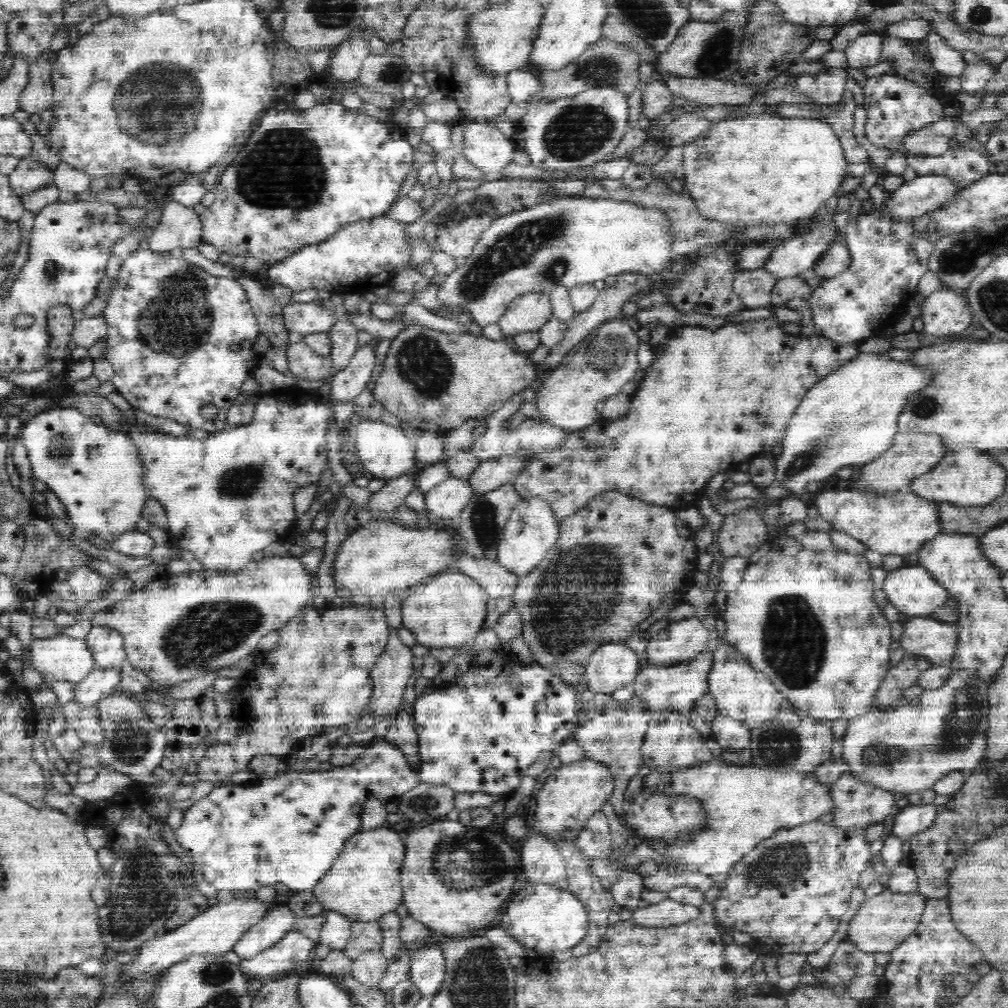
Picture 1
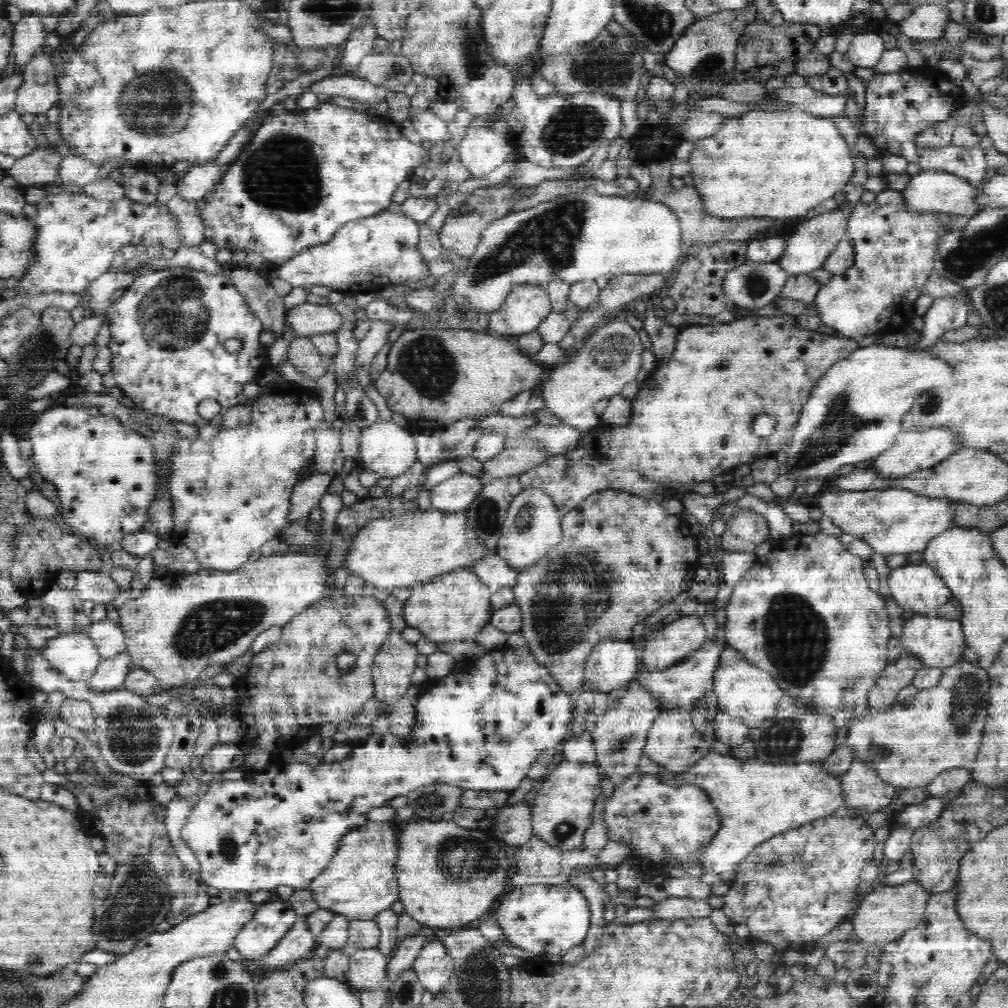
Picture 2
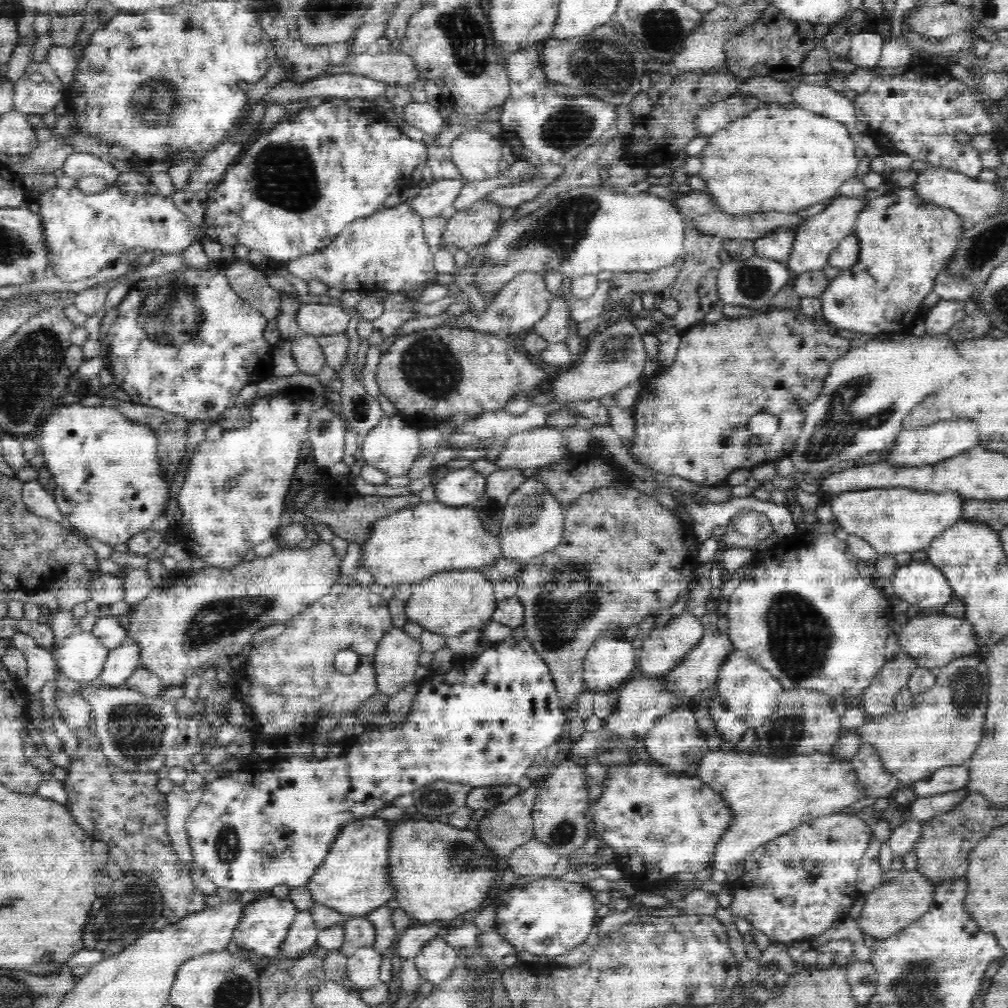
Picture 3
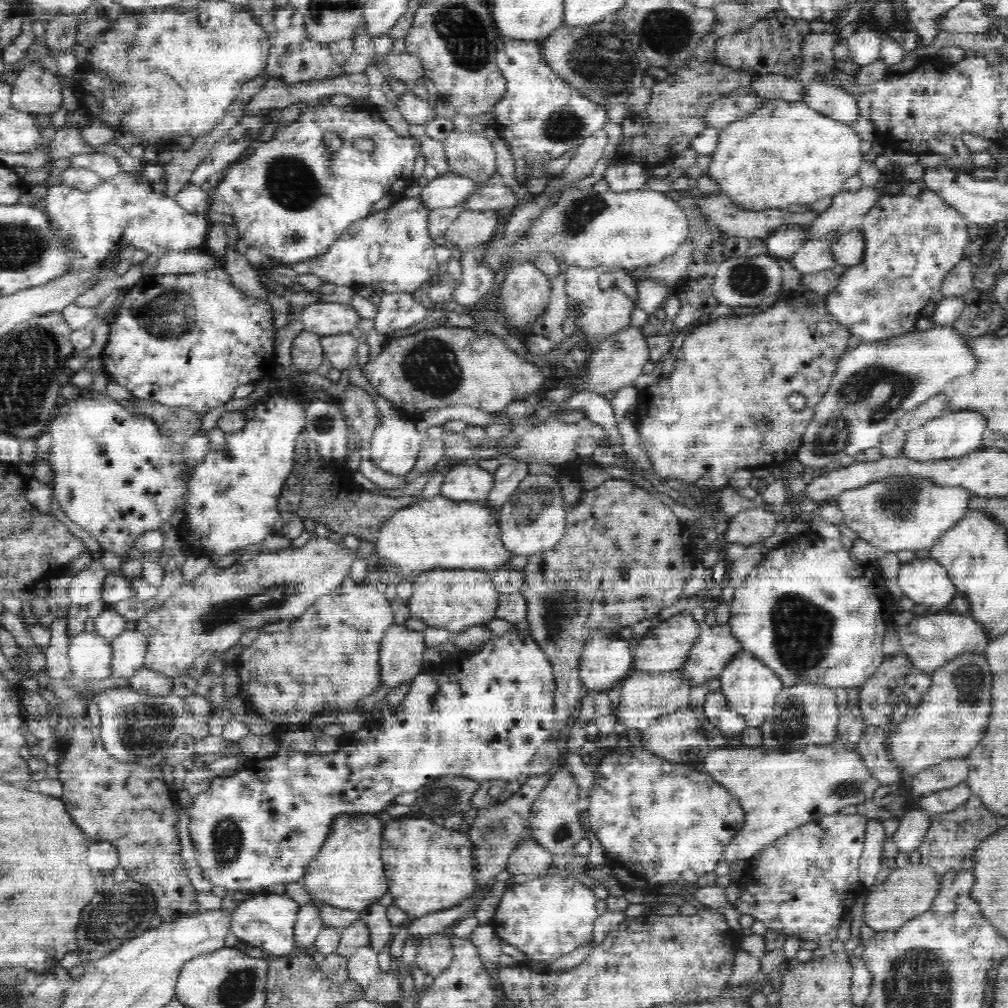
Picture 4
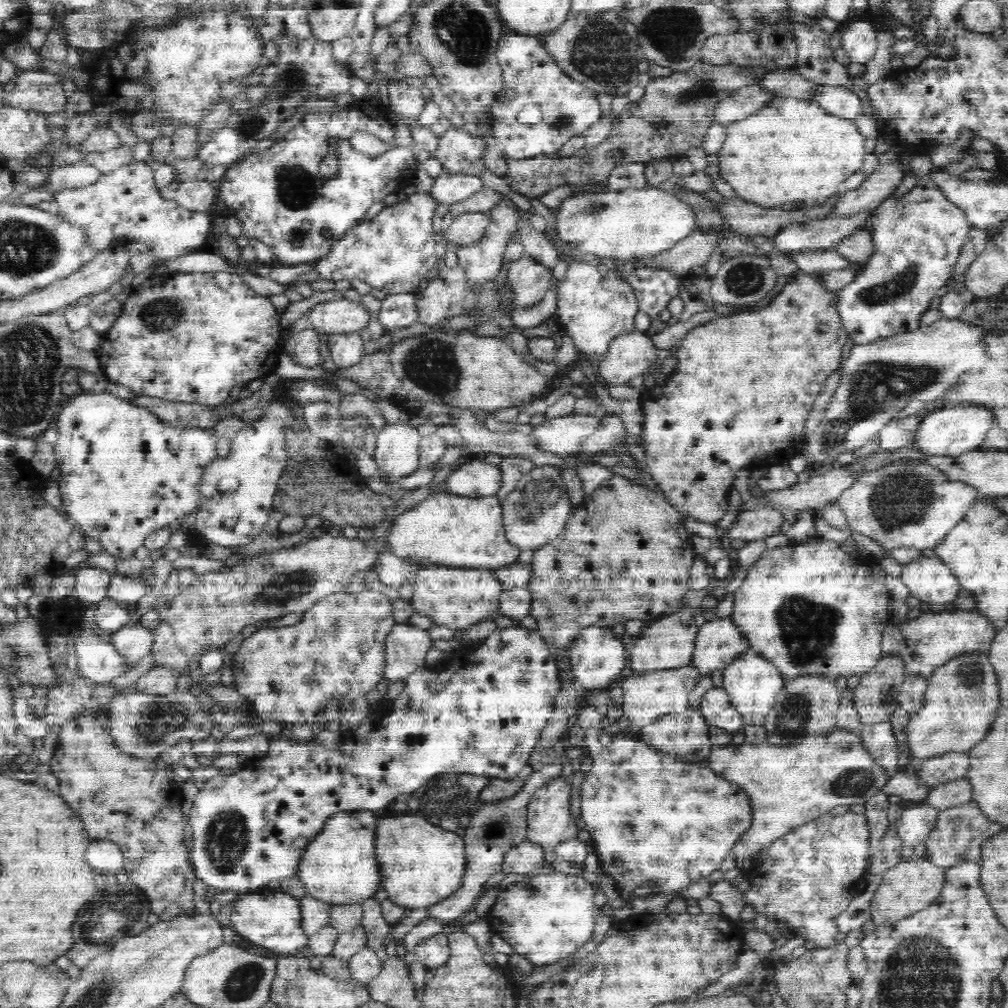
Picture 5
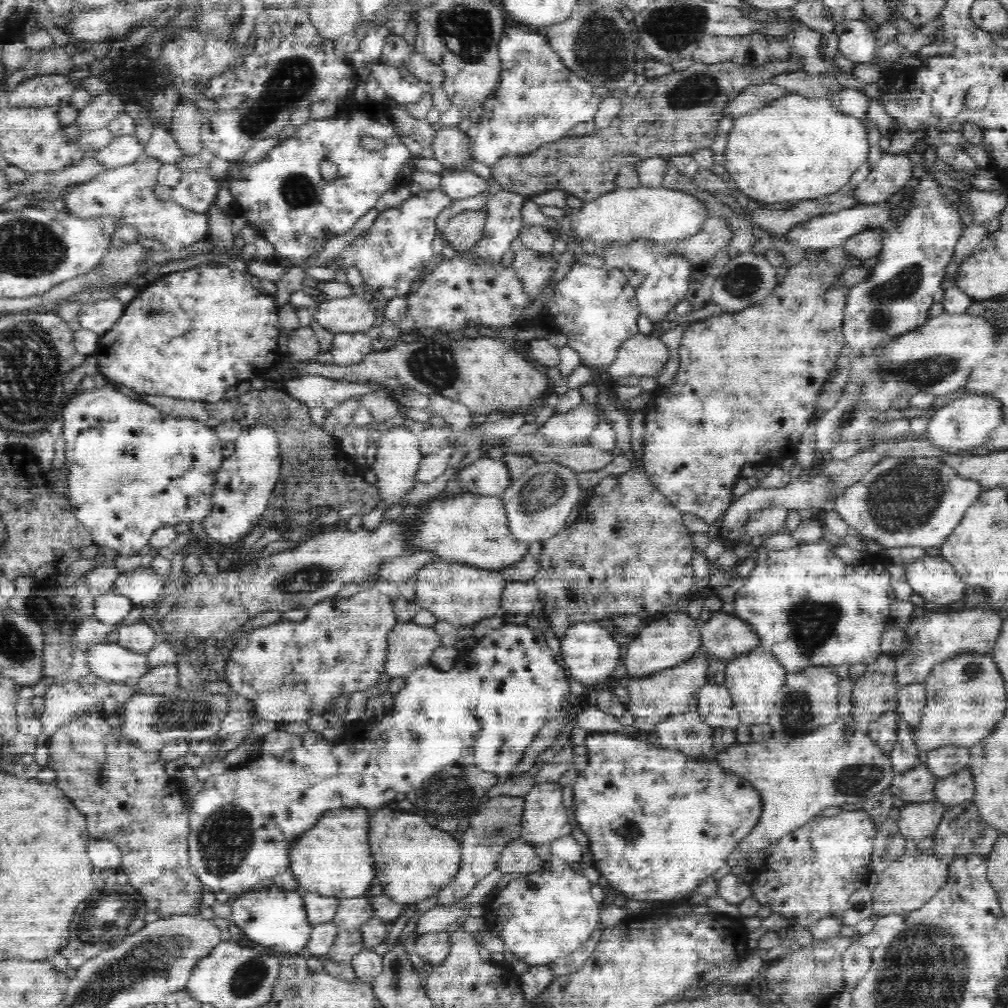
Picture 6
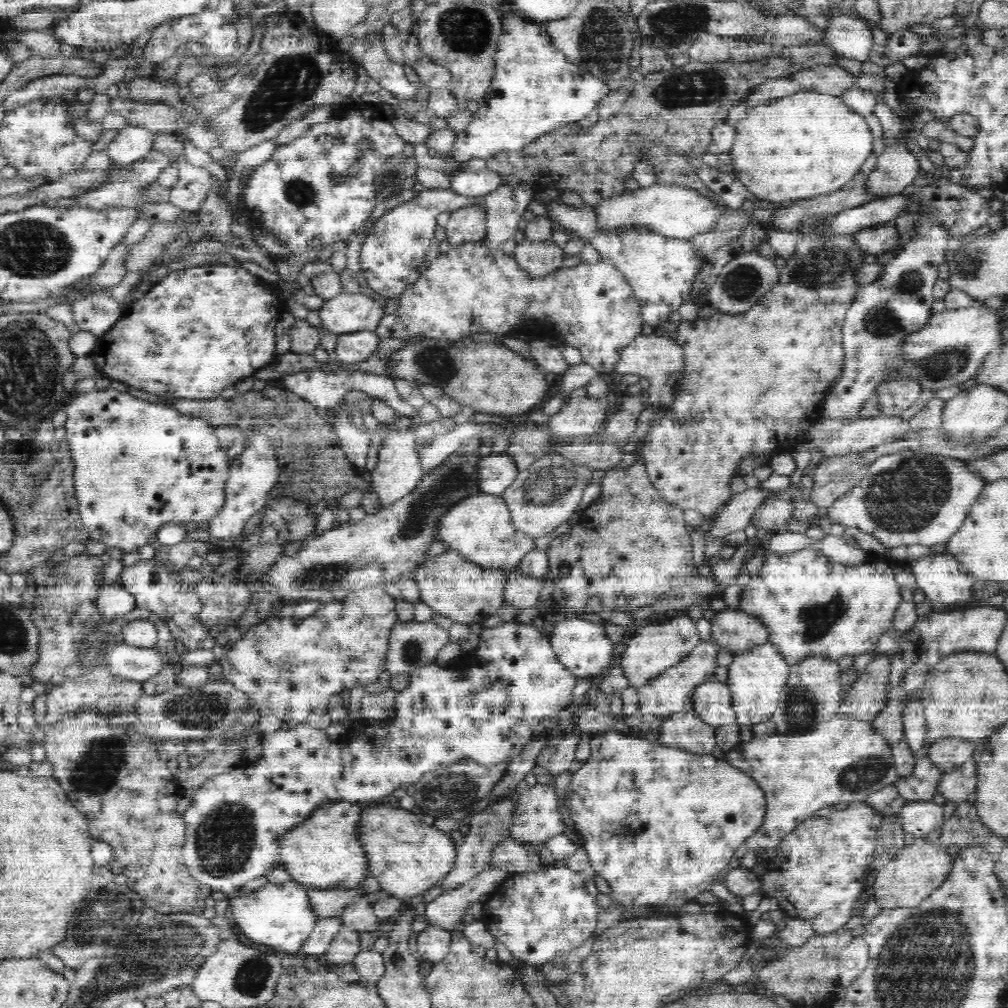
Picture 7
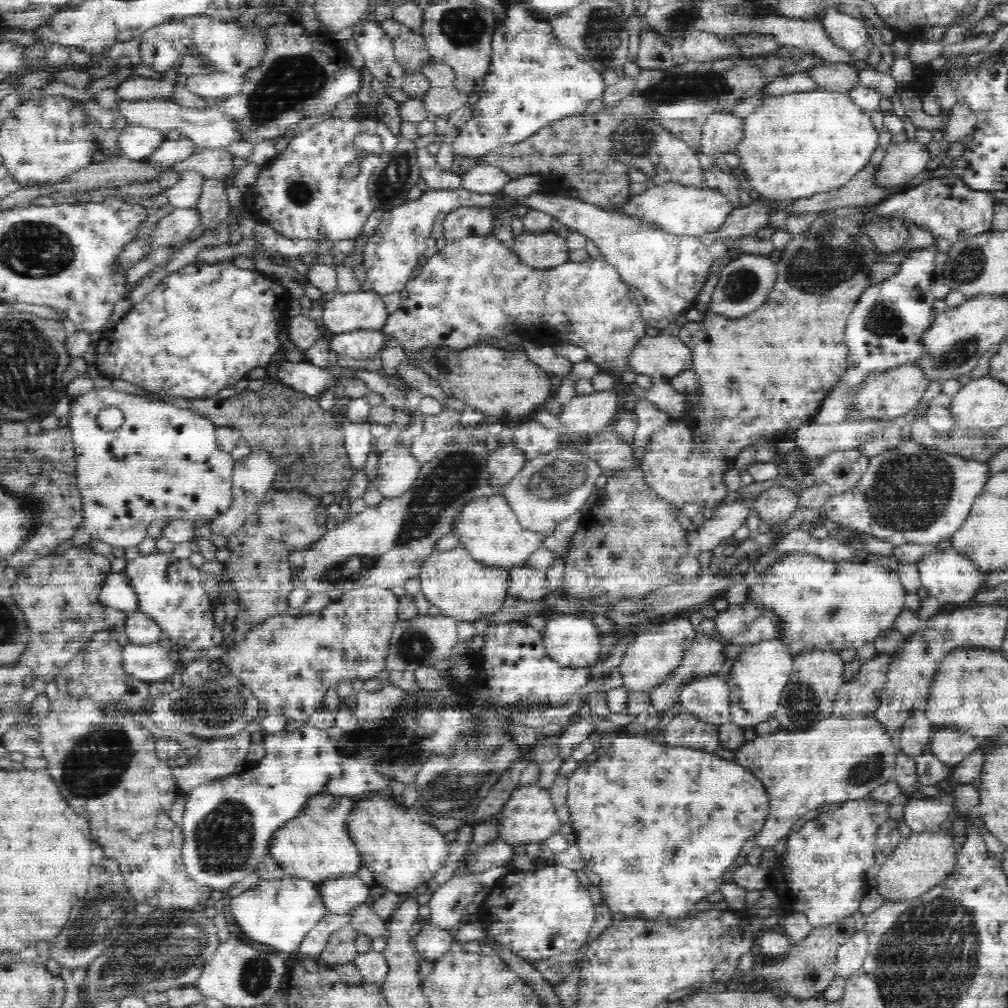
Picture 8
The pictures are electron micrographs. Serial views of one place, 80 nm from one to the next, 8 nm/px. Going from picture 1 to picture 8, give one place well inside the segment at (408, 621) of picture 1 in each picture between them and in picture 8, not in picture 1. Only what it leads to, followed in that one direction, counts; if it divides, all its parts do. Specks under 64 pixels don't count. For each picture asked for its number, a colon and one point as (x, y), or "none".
2: (451, 606)
3: (450, 602)
4: (454, 599)
5: (457, 597)
6: (462, 594)
7: (450, 585)
8: (452, 580)

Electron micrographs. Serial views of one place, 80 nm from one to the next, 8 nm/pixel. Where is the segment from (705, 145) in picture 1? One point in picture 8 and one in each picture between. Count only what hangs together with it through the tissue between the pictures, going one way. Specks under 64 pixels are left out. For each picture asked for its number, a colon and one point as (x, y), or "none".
2: (777, 163)
3: (782, 157)
4: (787, 152)
5: (793, 149)
6: (797, 147)
7: (792, 148)
8: (796, 145)

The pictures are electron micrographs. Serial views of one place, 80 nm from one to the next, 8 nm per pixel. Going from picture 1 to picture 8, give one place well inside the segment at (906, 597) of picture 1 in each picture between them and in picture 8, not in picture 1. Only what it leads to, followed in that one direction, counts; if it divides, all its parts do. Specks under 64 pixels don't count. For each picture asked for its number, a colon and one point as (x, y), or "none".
2: (918, 587)
3: (922, 584)
4: (927, 582)
5: (930, 580)
6: (934, 578)
7: (942, 578)
8: (952, 577)

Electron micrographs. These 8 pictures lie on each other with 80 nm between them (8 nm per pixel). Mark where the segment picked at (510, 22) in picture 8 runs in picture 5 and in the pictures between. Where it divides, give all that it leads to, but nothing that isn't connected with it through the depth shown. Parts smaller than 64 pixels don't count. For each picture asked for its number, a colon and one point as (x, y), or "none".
5: (531, 77)
6: (537, 98)
7: (535, 88)

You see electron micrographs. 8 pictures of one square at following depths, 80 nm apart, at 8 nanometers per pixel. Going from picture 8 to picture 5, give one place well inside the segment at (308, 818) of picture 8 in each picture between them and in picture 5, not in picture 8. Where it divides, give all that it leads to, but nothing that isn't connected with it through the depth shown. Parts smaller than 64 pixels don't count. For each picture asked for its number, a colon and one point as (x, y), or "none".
5: (338, 864)
6: (331, 857)
7: (321, 851)

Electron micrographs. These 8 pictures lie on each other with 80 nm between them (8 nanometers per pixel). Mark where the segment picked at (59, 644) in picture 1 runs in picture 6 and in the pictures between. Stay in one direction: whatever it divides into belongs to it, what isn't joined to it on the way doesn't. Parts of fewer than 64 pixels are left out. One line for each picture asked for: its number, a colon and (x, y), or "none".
2: (75, 655)
3: (83, 657)
4: (91, 655)
5: (99, 660)
6: (112, 661)

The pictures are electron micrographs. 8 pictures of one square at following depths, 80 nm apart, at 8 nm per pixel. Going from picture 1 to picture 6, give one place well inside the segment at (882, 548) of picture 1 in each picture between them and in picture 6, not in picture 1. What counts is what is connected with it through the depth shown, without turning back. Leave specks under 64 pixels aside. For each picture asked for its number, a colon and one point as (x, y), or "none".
2: (894, 521)
3: (892, 519)
4: (910, 511)
5: (908, 502)
6: (909, 500)

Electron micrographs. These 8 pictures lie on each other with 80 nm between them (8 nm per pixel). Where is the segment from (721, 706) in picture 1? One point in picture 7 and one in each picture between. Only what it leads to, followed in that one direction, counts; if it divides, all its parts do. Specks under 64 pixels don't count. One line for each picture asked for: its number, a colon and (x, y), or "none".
2: (745, 691)
3: (746, 687)
4: (751, 687)
5: (752, 681)
6: (755, 678)
7: (757, 676)

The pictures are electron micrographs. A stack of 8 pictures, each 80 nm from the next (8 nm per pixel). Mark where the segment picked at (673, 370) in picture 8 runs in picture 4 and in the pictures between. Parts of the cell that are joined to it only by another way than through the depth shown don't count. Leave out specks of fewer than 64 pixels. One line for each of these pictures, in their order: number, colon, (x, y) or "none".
4: (617, 364)
5: (635, 354)
6: (644, 355)
7: (656, 357)

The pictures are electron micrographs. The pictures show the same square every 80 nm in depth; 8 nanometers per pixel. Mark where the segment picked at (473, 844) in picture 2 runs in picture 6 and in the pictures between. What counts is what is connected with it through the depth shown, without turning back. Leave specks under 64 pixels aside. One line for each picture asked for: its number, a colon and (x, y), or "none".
3: (437, 871)
4: (427, 867)
5: (419, 863)
6: (412, 860)

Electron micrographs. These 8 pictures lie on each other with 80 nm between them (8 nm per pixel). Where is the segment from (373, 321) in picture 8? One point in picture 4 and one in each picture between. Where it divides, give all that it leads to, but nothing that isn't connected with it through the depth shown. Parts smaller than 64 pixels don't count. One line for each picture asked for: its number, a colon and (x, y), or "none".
4: (333, 318)
5: (340, 315)
6: (352, 313)
7: (347, 312)

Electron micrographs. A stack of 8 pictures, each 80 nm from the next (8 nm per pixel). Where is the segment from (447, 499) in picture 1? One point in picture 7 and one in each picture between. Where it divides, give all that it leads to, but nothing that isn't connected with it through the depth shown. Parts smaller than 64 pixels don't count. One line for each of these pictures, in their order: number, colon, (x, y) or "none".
2: (459, 492)
3: (466, 485)
4: (465, 482)
5: (477, 478)
6: (486, 476)
7: (498, 470)

